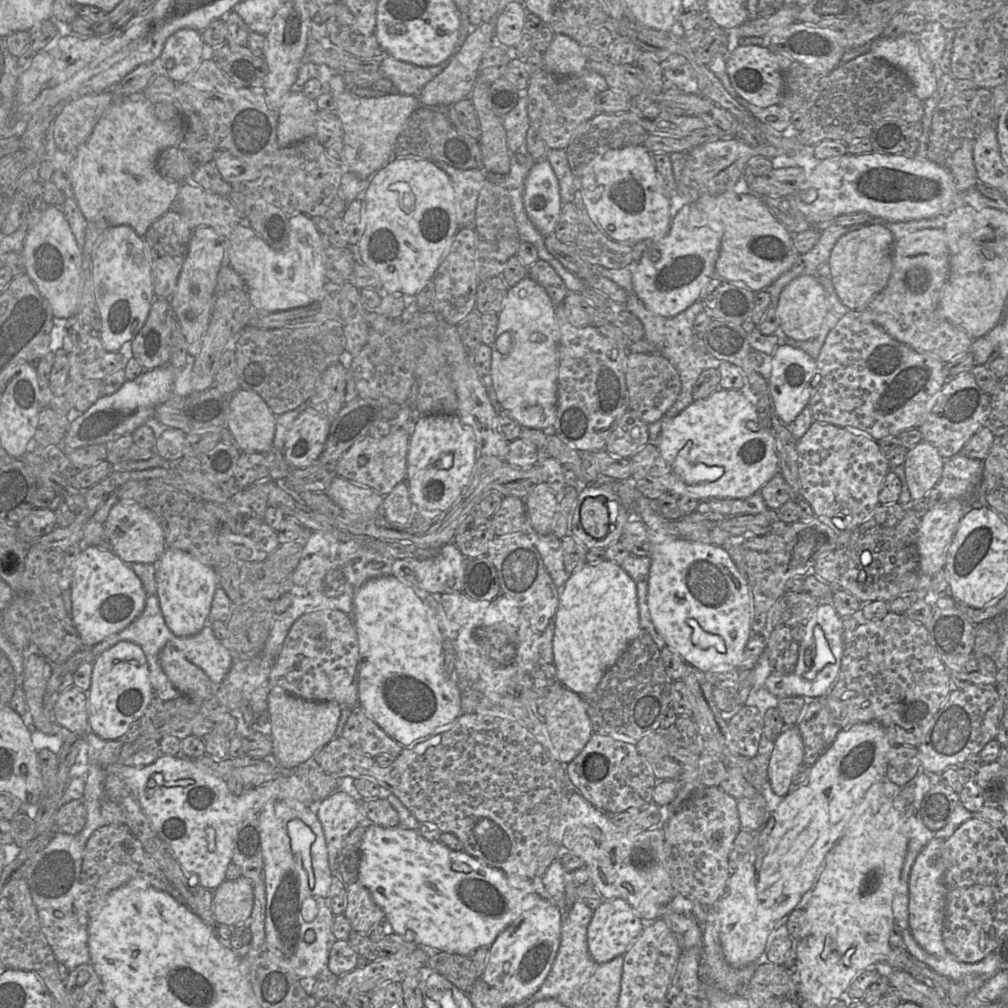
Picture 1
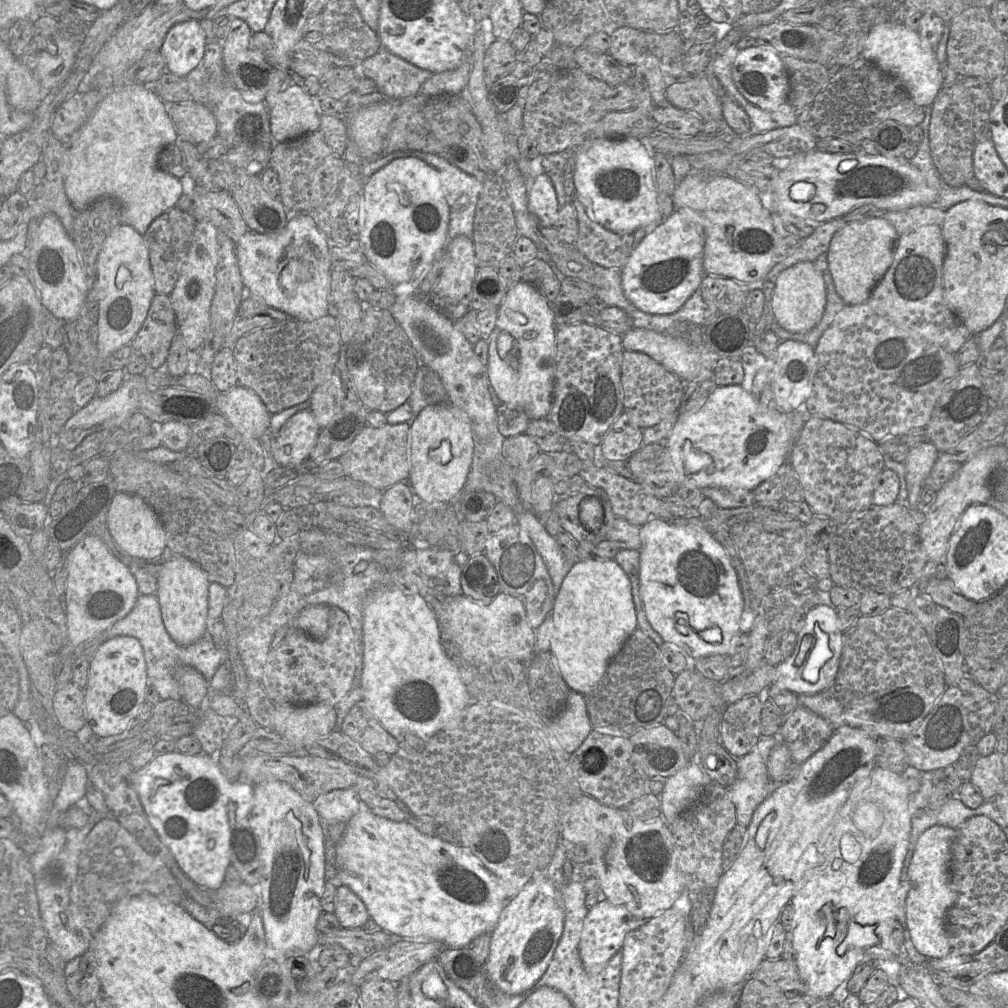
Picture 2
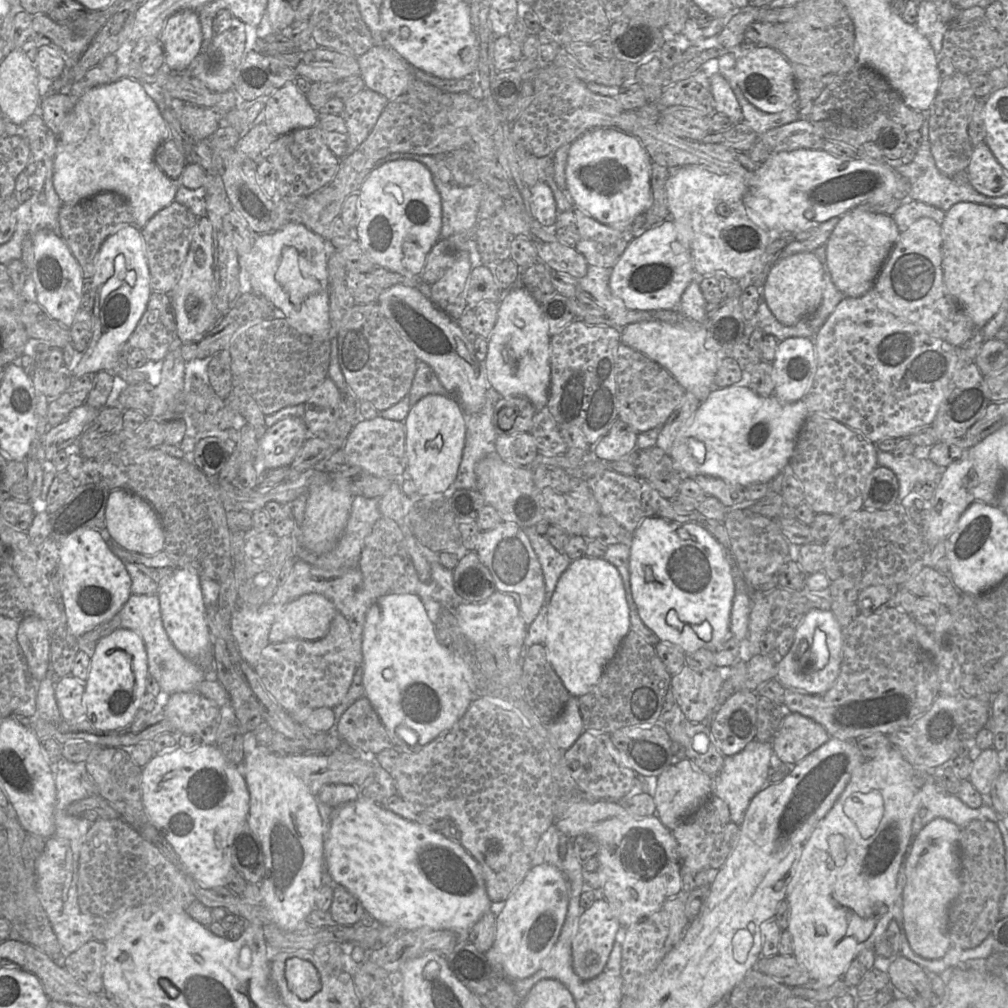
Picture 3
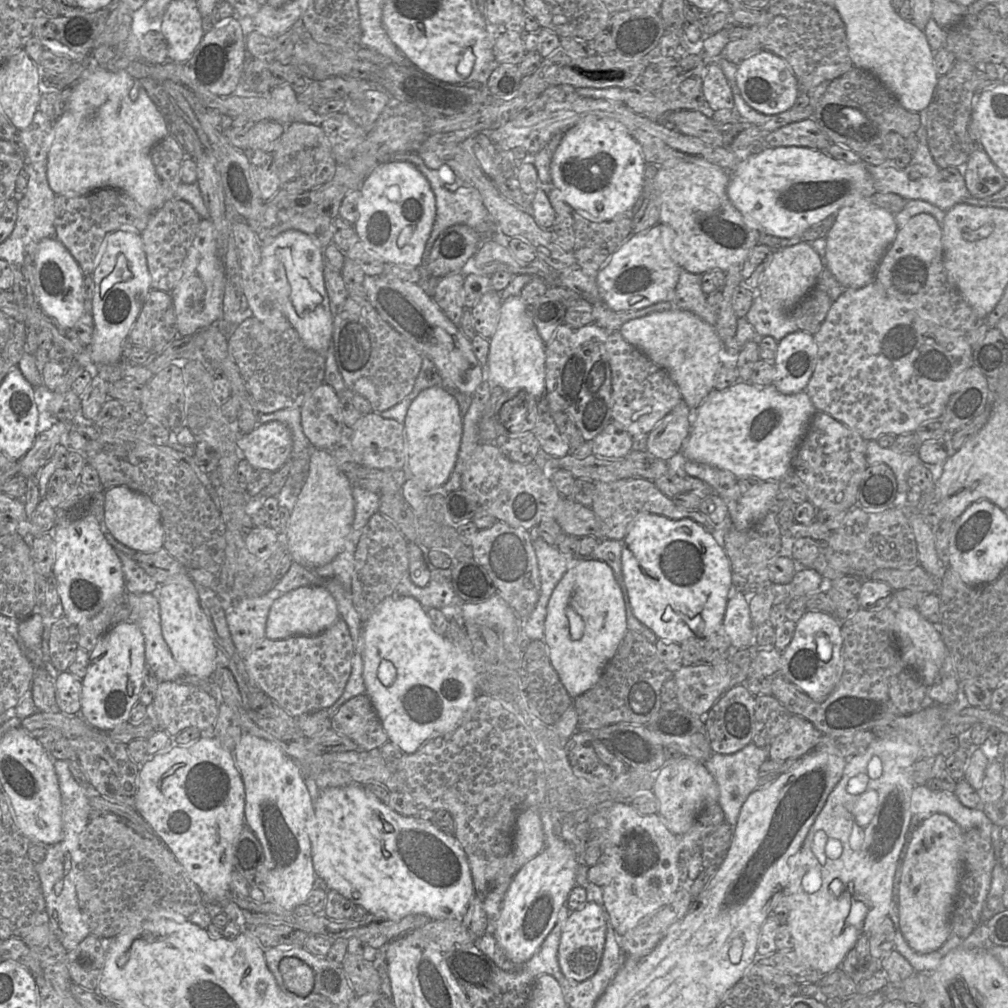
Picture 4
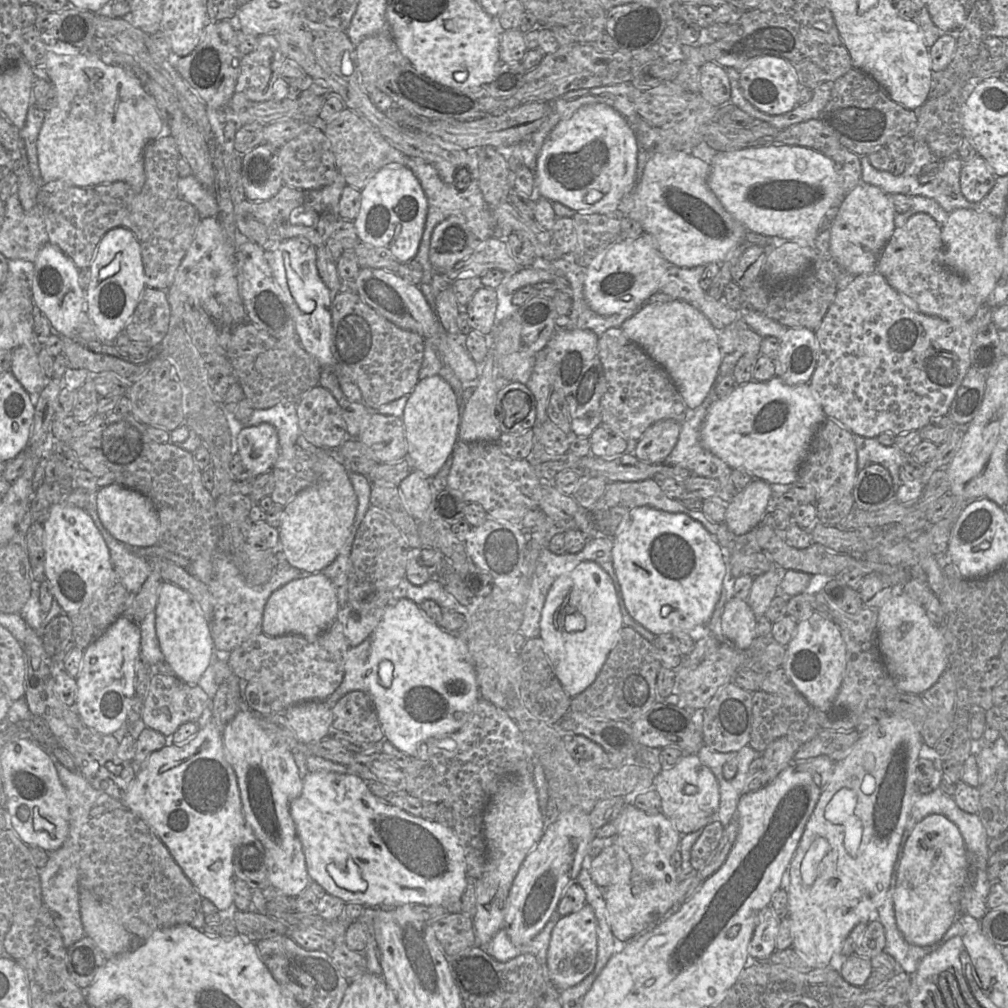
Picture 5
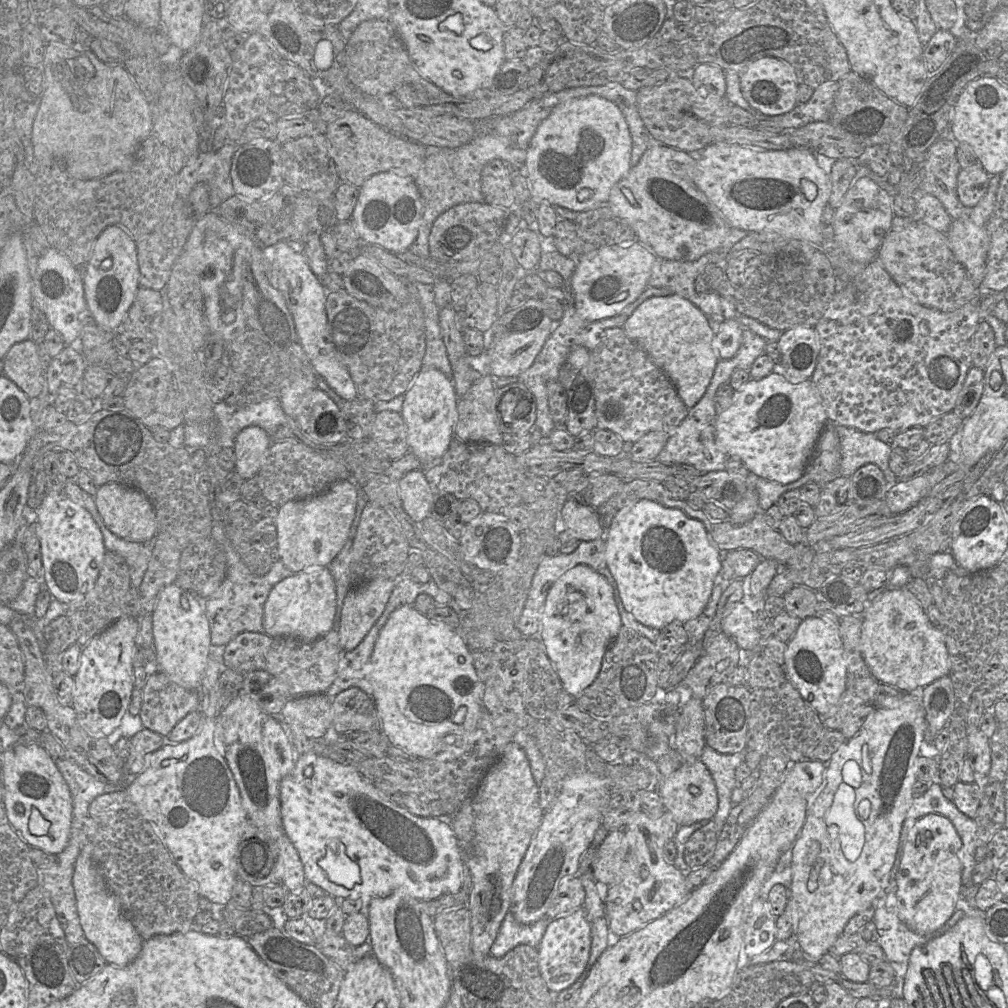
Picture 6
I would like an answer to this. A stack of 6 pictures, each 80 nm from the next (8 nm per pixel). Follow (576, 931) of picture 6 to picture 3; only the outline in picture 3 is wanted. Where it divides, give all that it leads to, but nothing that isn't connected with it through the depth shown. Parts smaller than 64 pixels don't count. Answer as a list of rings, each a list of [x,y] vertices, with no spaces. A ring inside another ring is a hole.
[[[604,898],[596,899],[585,909],[579,919],[578,930],[572,940],[572,966],[575,973],[583,979],[591,979],[602,972],[611,950],[616,934],[621,928],[617,917],[613,914],[608,902]]]

